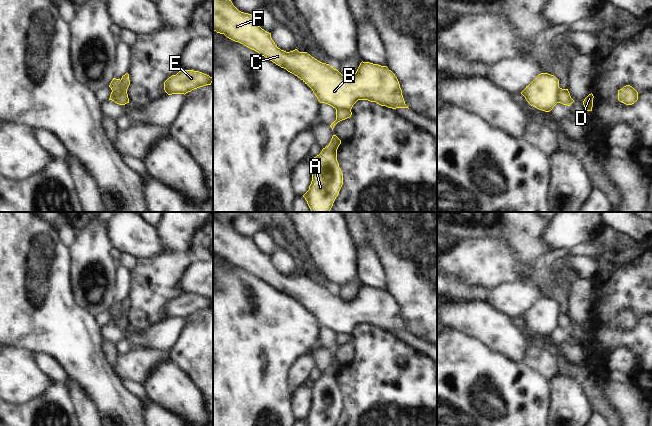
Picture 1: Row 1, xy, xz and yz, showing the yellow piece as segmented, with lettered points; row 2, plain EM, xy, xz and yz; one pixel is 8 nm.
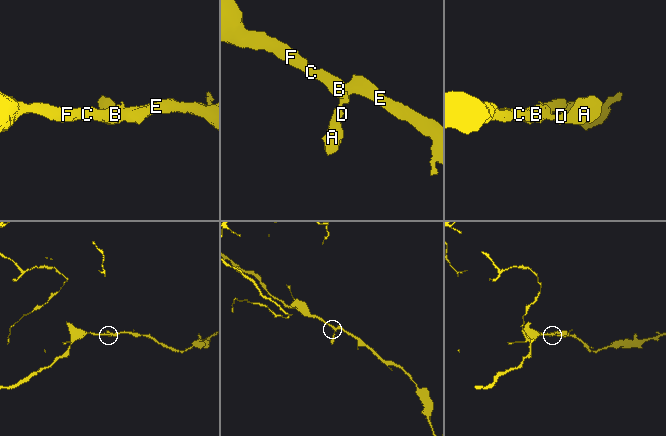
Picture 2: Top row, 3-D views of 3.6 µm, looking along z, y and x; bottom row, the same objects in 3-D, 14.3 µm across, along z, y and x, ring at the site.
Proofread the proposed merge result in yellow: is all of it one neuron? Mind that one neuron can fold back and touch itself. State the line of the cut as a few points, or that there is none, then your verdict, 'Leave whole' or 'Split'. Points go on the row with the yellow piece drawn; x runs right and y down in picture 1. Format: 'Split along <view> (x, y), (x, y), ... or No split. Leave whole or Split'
Split along xy (120, 80), (118, 94). Split.

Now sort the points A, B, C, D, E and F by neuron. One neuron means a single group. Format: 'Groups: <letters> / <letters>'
Groups: A D / B C E F.

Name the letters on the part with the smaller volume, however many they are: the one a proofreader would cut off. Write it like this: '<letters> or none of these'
A, D

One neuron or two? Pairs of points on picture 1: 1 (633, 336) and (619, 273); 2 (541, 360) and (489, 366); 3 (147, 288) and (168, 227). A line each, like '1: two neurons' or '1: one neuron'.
1: one neuron
2: two neurons
3: one neuron

